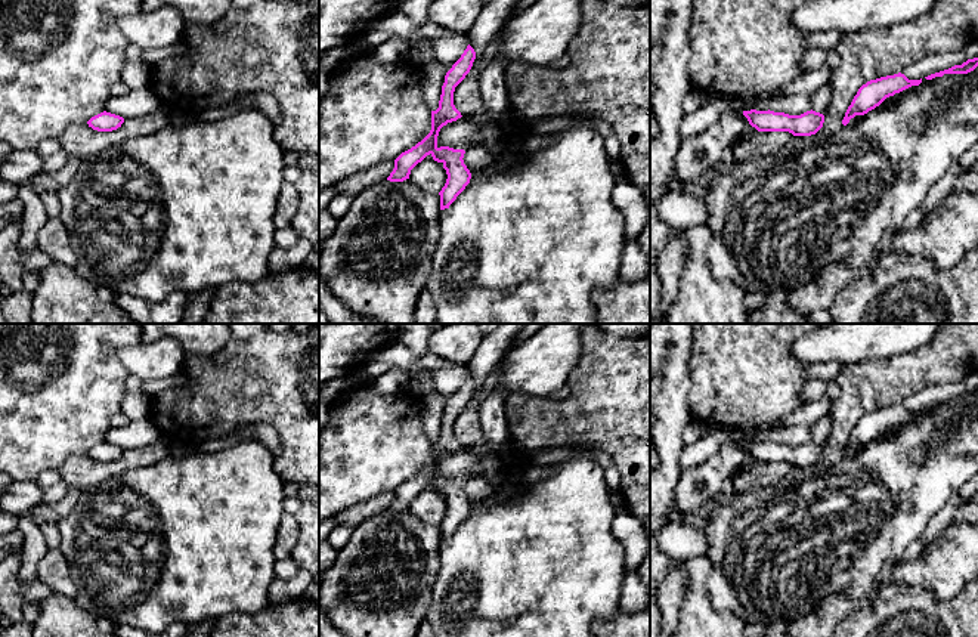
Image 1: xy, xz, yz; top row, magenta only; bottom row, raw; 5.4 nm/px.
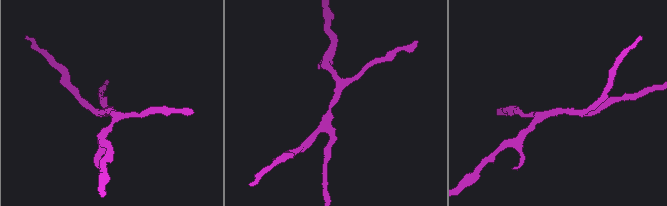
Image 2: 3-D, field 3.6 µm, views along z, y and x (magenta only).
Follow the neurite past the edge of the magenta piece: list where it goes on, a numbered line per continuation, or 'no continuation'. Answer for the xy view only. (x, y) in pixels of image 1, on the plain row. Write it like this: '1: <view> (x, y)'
no continuation

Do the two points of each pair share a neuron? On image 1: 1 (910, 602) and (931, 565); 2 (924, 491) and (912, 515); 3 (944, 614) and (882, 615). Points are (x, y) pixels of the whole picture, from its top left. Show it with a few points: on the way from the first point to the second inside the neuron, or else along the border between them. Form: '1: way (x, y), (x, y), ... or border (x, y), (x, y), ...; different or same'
1: border (893, 580), (924, 587), (940, 599), (953, 596); different
2: way (918, 497), (912, 503), (912, 509); same
3: way (929, 615), (897, 615); same

